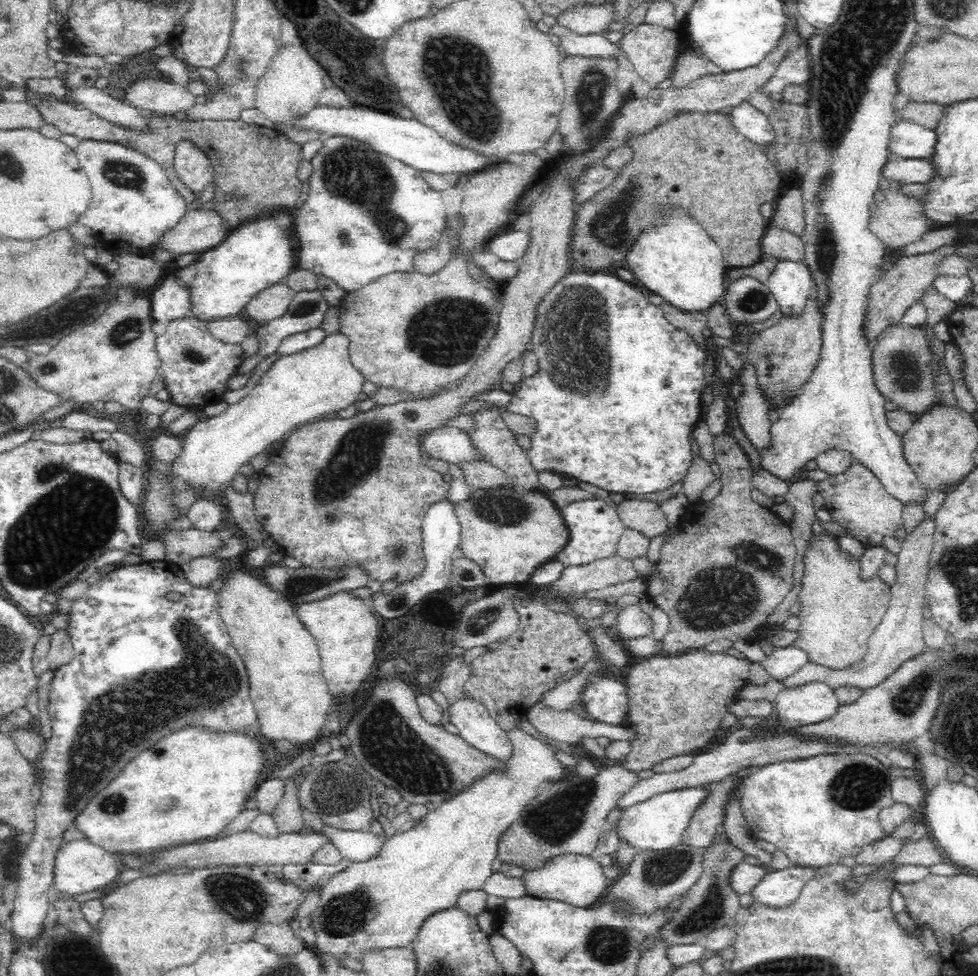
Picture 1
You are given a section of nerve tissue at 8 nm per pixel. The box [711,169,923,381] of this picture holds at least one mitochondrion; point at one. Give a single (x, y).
(755, 301)

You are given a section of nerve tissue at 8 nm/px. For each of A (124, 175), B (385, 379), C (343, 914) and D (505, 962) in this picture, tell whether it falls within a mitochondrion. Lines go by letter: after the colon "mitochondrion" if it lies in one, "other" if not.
A: mitochondrion
B: other
C: mitochondrion
D: other

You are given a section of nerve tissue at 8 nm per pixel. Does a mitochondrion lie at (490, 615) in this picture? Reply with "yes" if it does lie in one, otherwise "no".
yes

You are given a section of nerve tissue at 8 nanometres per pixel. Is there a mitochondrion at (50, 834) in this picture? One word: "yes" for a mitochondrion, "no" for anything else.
no

